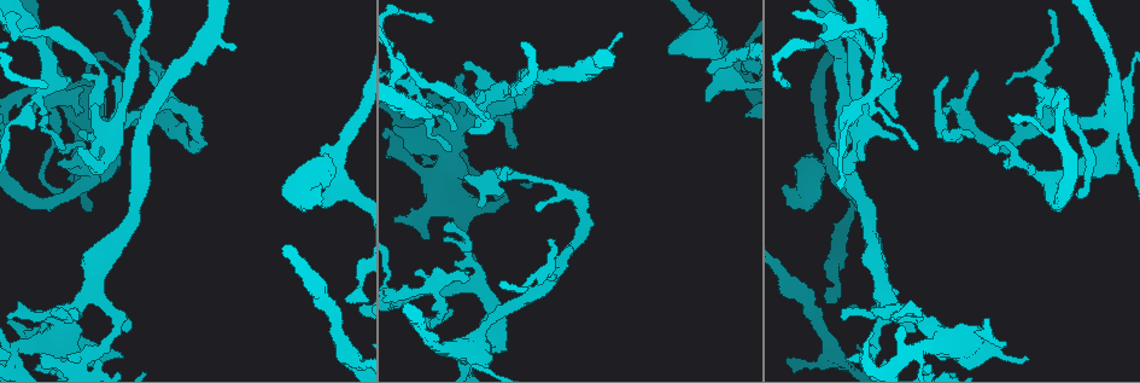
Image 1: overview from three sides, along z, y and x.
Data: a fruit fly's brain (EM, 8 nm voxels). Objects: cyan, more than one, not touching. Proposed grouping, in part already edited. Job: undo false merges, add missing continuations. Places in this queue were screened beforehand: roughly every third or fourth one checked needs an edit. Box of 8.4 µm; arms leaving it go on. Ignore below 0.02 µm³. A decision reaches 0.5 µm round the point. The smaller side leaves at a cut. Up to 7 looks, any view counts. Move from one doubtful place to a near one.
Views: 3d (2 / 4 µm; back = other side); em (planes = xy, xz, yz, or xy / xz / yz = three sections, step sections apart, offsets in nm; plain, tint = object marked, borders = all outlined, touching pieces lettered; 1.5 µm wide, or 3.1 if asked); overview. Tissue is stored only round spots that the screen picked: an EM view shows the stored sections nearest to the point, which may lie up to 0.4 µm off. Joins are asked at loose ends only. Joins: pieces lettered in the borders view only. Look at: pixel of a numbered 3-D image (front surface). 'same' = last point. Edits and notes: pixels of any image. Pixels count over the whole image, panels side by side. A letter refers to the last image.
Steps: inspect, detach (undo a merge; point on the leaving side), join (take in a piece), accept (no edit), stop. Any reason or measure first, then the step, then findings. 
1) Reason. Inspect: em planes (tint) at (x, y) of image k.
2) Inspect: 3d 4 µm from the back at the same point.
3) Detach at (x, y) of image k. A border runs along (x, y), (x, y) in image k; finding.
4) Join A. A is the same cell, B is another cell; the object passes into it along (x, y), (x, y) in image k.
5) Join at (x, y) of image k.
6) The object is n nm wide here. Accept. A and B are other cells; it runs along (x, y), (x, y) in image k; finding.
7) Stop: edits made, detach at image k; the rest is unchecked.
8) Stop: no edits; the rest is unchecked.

An open end. Inspect: em xy step 4 (tint) at (233, 47) of image 1.

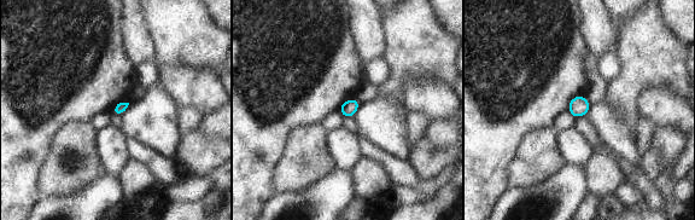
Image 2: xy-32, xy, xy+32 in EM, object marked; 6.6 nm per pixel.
Another direction. Inspect: em yz step 4 (borders) at the same point.

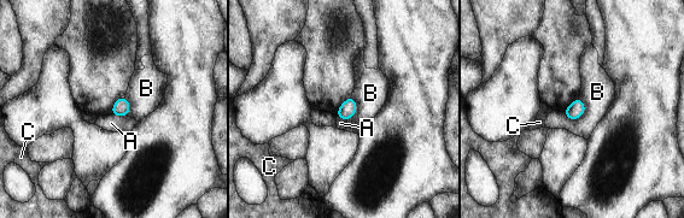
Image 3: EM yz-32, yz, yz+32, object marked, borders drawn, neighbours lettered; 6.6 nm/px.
Accept. A, B and C are other cells; none of them fits.

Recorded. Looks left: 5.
Branch stops here. Inspect: em planes (tint) at (83, 110) of image 1.

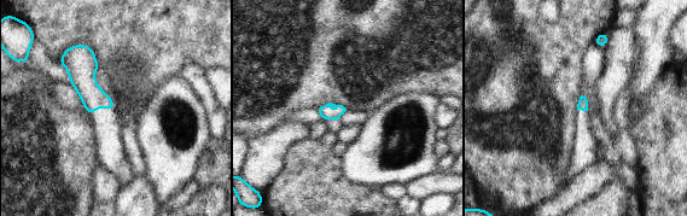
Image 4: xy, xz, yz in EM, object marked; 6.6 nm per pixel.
Inspect: em planes (borders) at the same point.

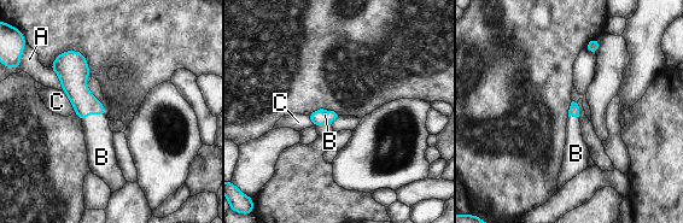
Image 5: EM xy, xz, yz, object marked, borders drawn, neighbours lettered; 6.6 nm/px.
The longest contact is with C, 180 nm. Join B. B is the same cell, A and C are other cells; the object passes into it along (73, 81), (93, 112), (98, 136) in image 5; it goes on there.

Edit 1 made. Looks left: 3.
Inspect: em yz step 4 (tint) at (1005, 84) of image 1.

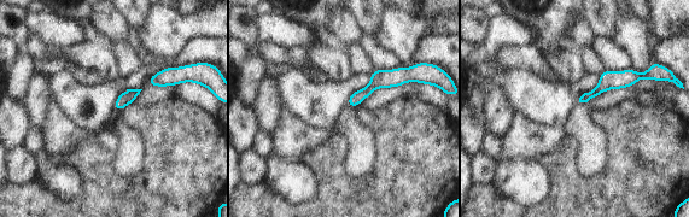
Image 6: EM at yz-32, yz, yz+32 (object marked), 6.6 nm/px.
Inspect: em xz step 4 (borders) at the same point.

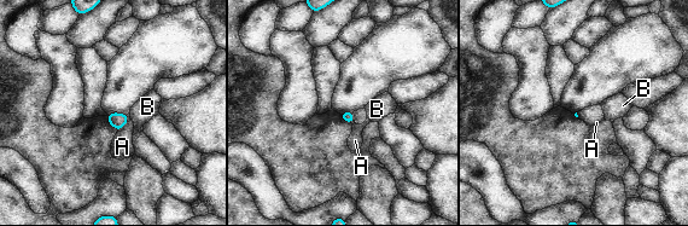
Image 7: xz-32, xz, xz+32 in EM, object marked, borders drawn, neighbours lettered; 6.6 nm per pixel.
Accept. A and B are other cells; no lettered piece goes on from it.

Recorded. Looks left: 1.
Stop: edits made, join at image 5; the rest is unchecked.

